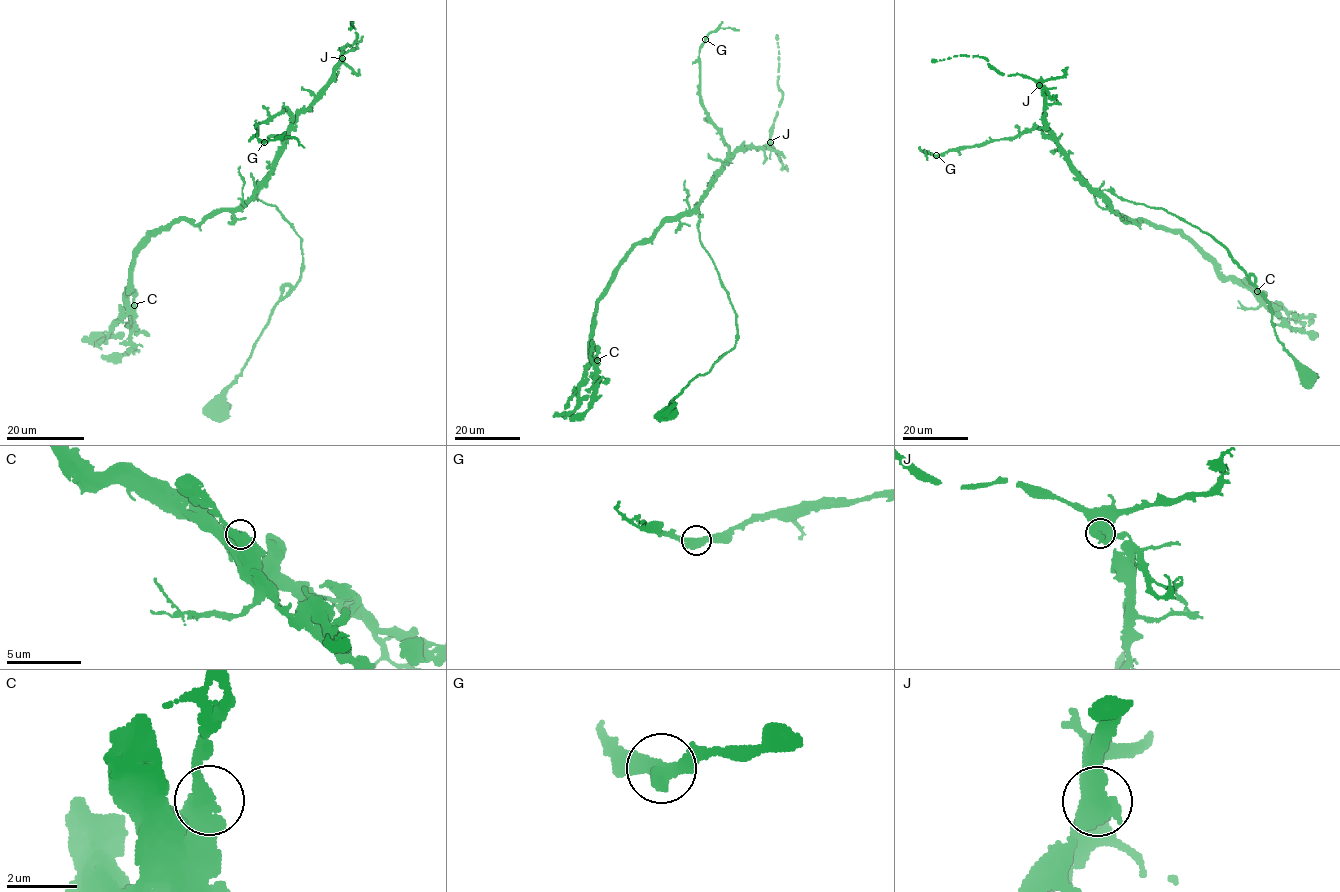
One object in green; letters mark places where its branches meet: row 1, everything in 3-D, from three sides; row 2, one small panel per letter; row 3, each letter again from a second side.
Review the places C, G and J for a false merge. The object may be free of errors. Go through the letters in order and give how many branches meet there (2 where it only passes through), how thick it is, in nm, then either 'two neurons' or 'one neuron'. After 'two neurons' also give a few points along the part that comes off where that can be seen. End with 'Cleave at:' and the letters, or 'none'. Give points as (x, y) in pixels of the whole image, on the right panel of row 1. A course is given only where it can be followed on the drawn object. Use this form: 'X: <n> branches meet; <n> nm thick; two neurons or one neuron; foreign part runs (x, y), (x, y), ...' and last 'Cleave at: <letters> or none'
C: 2 branches meet; 550 nm thick; one neuron
G: 2 branches meet; 420 nm thick; one neuron
J: 2 branches meet; 500 nm thick; one neuron
Cleave at: none

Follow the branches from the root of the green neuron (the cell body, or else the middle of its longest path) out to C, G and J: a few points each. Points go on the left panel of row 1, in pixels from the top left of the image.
C: (217, 407), (299, 279), (292, 225), (255, 183), (234, 210), (176, 221), (136, 255), (134, 305)
G: (217, 407), (302, 269), (301, 239), (255, 196), (281, 155), (286, 110), (258, 125), (264, 141)
J: (217, 407), (302, 269), (301, 239), (275, 206), (257, 199), (255, 183), (274, 167), (296, 116), (341, 58)

